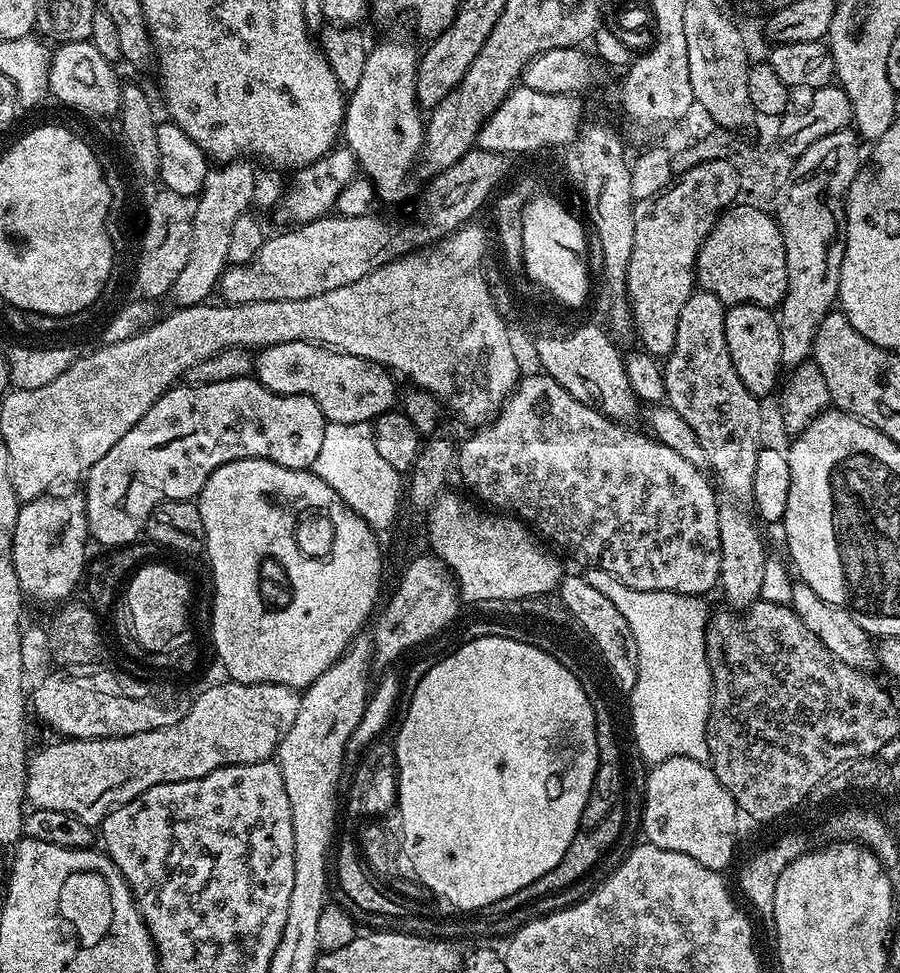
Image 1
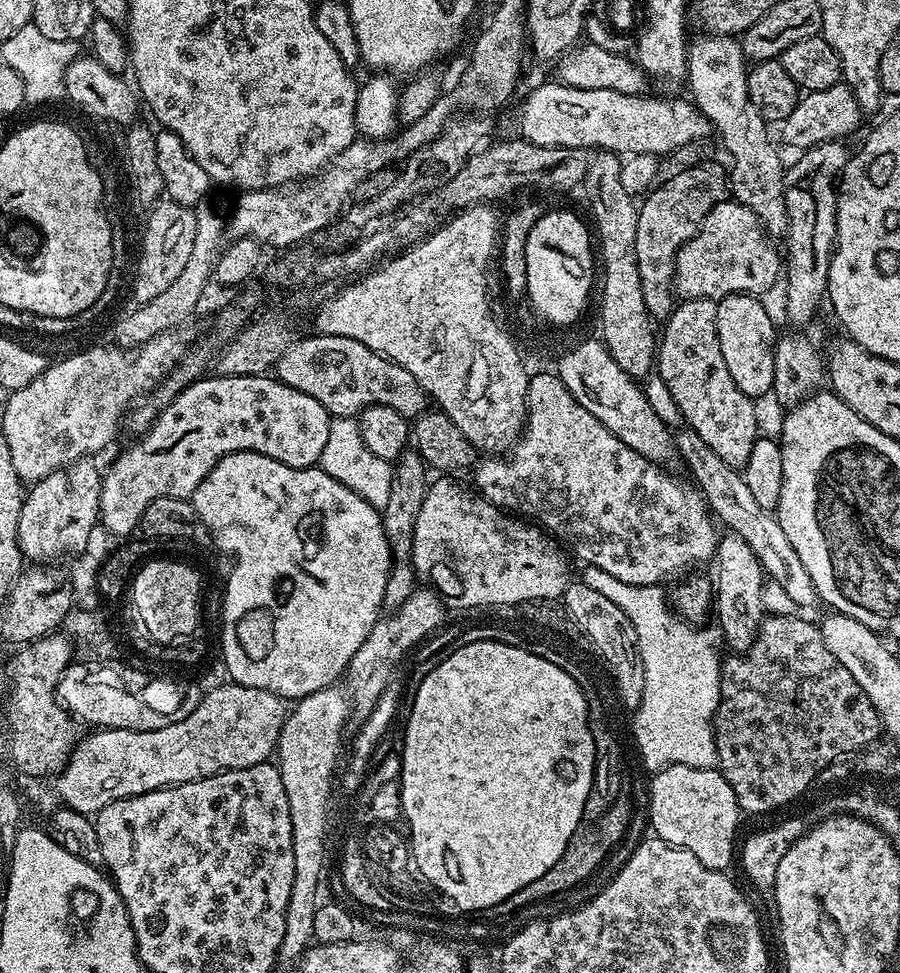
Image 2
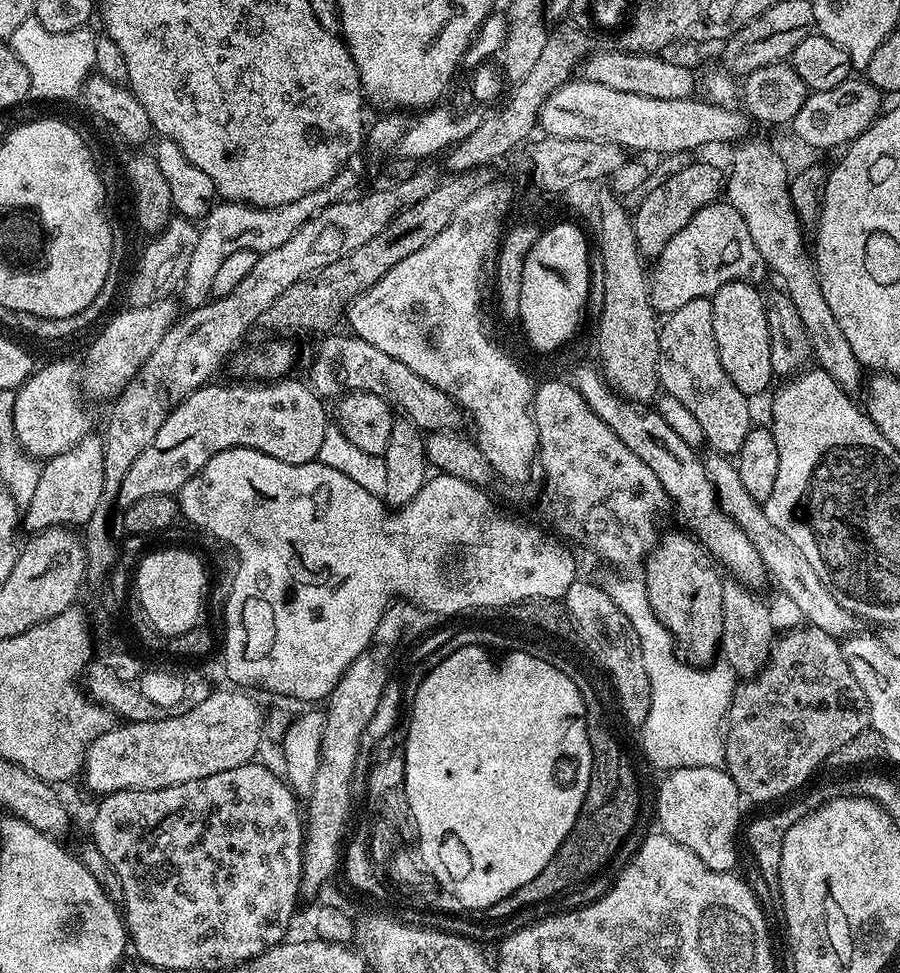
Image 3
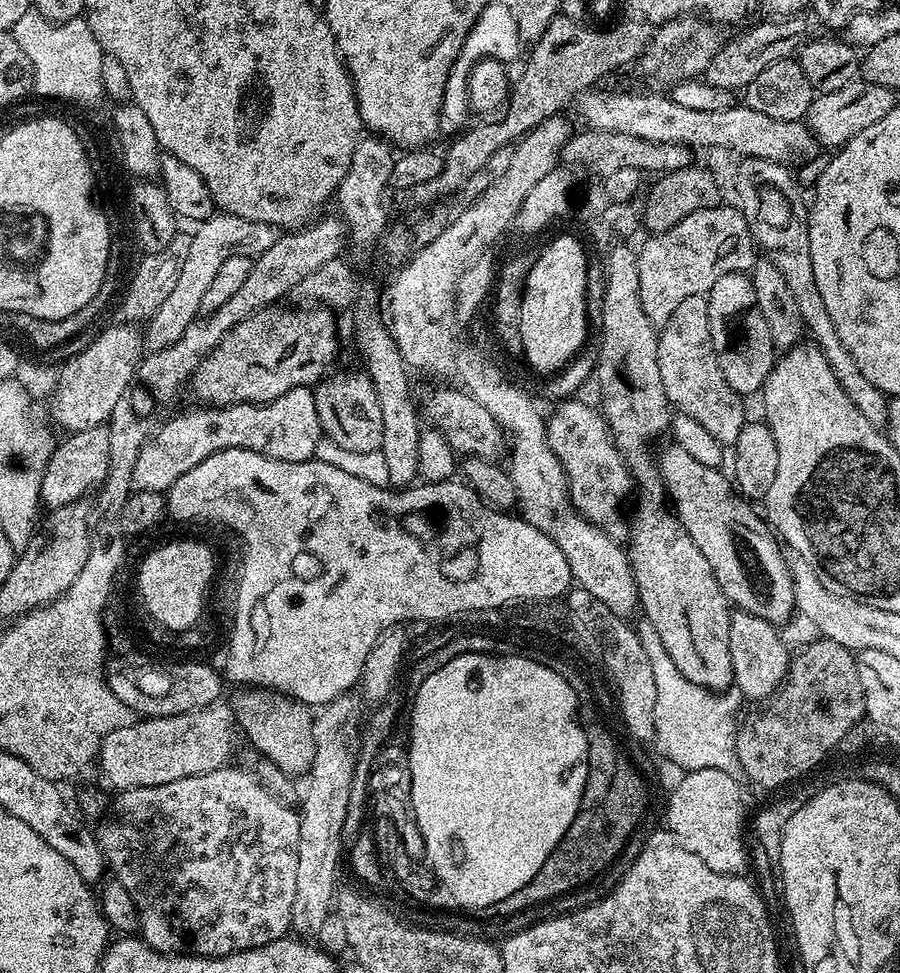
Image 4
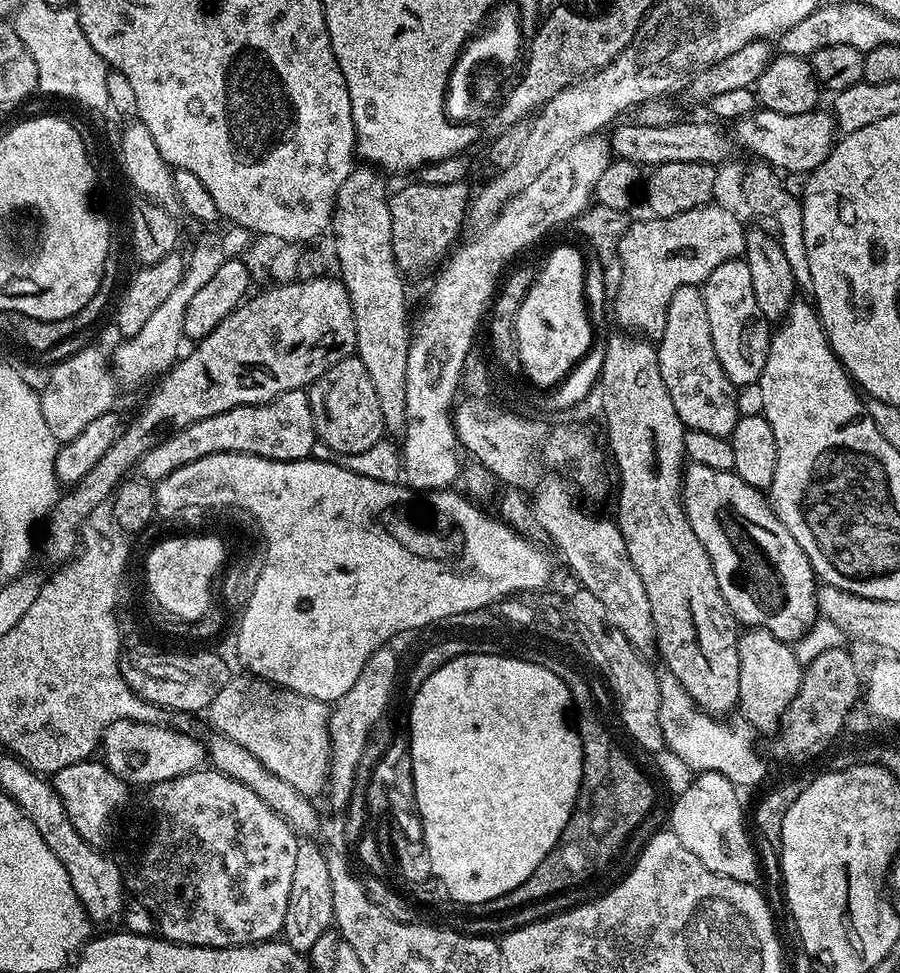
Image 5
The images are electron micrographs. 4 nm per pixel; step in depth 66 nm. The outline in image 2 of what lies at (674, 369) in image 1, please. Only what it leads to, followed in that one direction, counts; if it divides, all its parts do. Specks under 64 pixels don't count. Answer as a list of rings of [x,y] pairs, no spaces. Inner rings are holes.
[[[702,298],[680,300],[663,324],[664,332],[662,328],[662,335],[658,340],[658,375],[662,378],[662,382],[666,382],[666,386],[670,386],[670,394],[674,394],[674,402],[678,402],[678,410],[683,414],[687,427],[692,428],[694,434],[698,434],[698,438],[702,438],[702,442],[706,442],[706,446],[710,446],[710,450],[714,450],[714,454],[718,454],[718,458],[722,458],[722,462],[726,462],[726,466],[743,469],[744,463],[750,458],[750,450],[754,448],[754,442],[758,438],[756,408],[752,405],[755,404],[753,397],[742,394],[742,390],[738,390],[738,386],[734,386],[734,378],[730,378],[730,369],[727,368],[726,362],[722,358],[722,346],[718,346],[718,330],[716,329],[716,301]],[[724,534],[719,537],[716,546],[714,565],[714,620],[722,630],[724,644],[733,653],[747,652],[754,642],[756,632],[760,629],[760,621],[766,613],[762,602],[766,573],[758,562],[754,550],[746,546],[746,542],[738,536]]]

